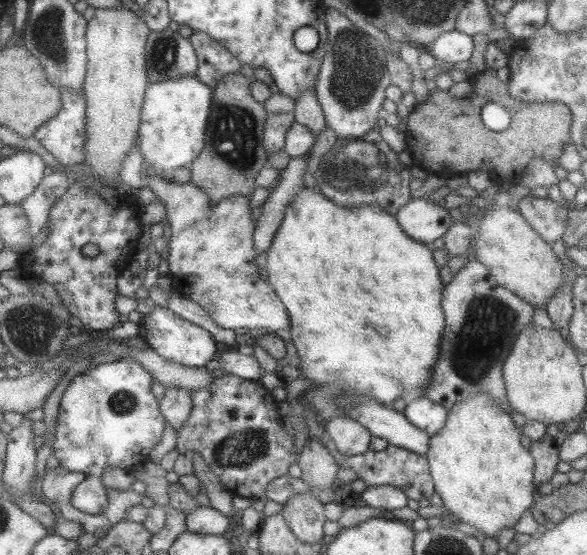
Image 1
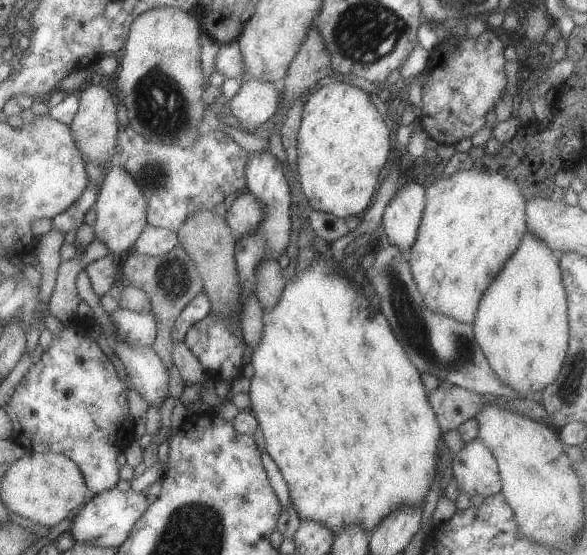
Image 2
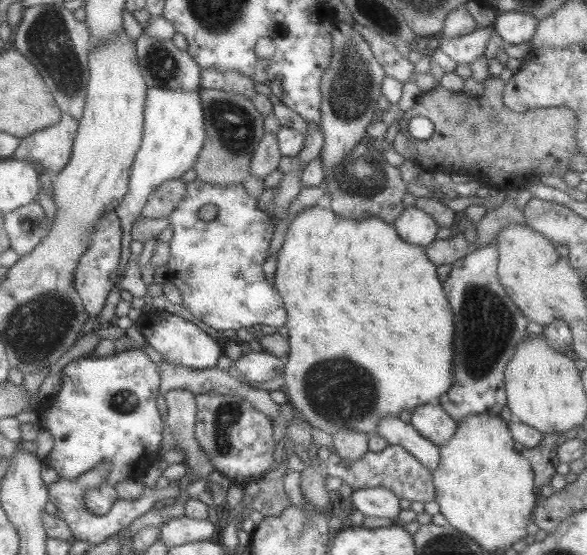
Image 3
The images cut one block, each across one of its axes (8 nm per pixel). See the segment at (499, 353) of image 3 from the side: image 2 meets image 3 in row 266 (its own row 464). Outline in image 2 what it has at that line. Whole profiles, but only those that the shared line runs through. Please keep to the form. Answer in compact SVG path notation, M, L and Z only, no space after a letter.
M479 439L465 443L457 453L452 455L451 470L456 487L463 494L468 494L469 497L478 494L485 498L500 492L501 481L496 460L491 451Z

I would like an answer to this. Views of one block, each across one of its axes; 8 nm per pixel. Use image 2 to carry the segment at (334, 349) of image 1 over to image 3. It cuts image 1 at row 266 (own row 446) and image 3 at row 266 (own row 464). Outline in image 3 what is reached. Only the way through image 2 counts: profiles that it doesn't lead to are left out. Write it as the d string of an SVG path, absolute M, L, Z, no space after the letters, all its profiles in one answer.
M318 206L301 208L301 212L290 217L285 239L277 251L277 264L272 284L282 298L287 317L284 326L287 328L289 351L282 373L284 389L287 390L286 399L289 399L294 413L301 416L304 422L313 428L323 430L331 437L340 430L354 430L364 432L368 436L373 435L383 417L398 417L403 410L411 412L419 406L437 403L439 396L451 388L454 314L442 289L442 282L437 279L436 264L427 258L424 247L401 240L392 224L387 224L375 216L351 220L341 218L332 210Z

